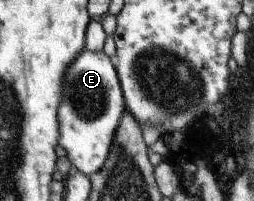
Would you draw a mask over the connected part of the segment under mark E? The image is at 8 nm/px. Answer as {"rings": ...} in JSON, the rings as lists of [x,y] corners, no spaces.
{"rings":[[[84,48],[74,57],[72,65],[64,69],[62,99],[56,111],[58,144],[66,152],[70,166],[84,177],[90,177],[102,168],[124,106],[116,71],[102,51],[92,53]]]}

